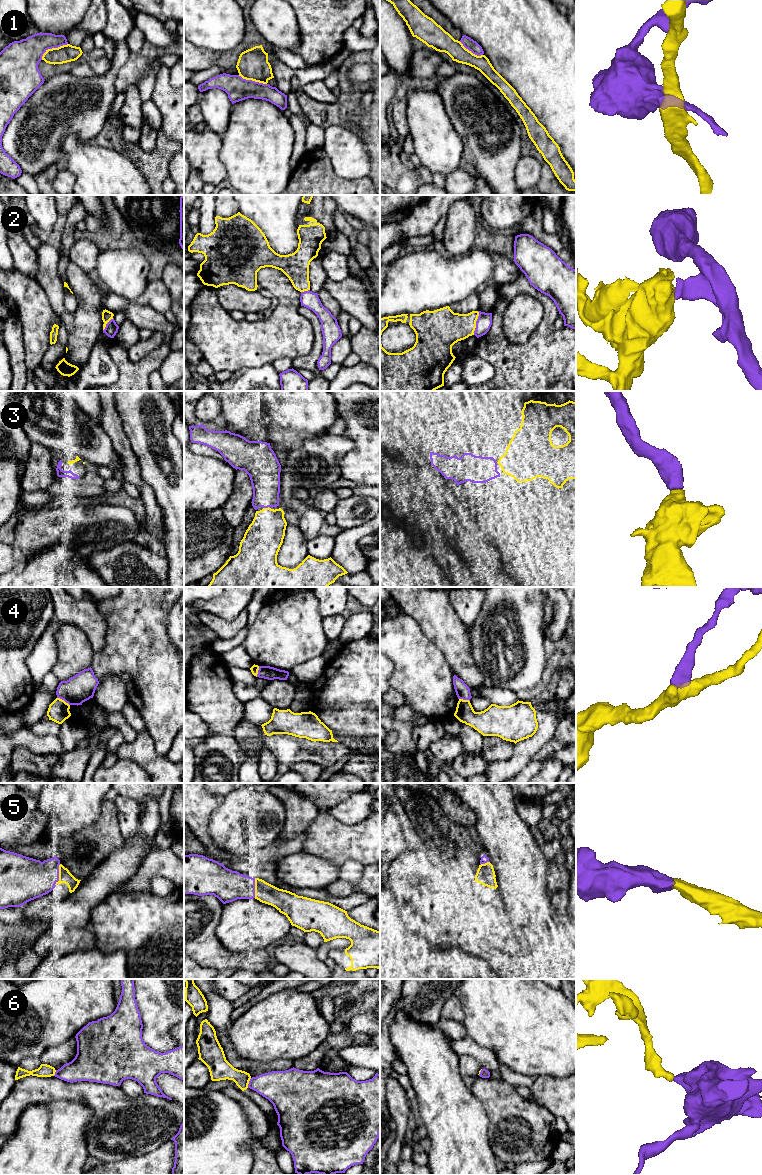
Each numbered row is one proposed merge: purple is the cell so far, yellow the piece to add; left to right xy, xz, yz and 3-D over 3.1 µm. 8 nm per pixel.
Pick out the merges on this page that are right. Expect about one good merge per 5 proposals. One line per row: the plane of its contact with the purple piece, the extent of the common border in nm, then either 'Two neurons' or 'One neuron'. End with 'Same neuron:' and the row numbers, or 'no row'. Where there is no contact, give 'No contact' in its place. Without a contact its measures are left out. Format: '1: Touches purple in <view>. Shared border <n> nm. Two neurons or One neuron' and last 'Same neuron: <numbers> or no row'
1: Touches purple in xy. Shared border 260 nm. Two neurons
2: Touches purple in yz. Shared border 200 nm. Two neurons
3: Touches purple in xz. Shared border 40 nm. One neuron
4: Touches purple in xy. Shared border 120 nm. Two neurons
5: Touches purple in xy. Shared border 180 nm. One neuron
6: Touches purple in xz. Shared border 90 nm. Two neurons
Same neuron: 3, 5

